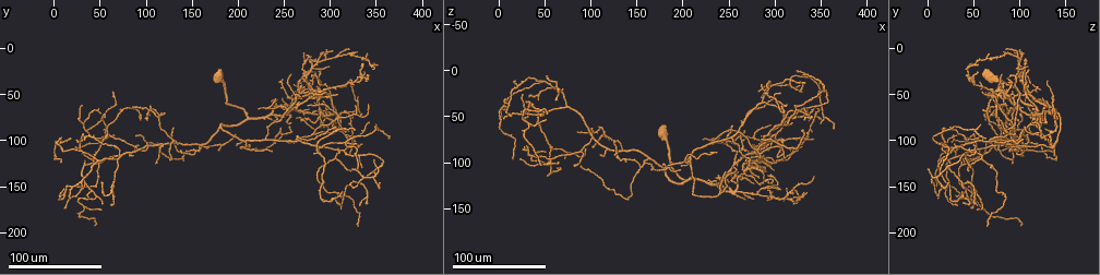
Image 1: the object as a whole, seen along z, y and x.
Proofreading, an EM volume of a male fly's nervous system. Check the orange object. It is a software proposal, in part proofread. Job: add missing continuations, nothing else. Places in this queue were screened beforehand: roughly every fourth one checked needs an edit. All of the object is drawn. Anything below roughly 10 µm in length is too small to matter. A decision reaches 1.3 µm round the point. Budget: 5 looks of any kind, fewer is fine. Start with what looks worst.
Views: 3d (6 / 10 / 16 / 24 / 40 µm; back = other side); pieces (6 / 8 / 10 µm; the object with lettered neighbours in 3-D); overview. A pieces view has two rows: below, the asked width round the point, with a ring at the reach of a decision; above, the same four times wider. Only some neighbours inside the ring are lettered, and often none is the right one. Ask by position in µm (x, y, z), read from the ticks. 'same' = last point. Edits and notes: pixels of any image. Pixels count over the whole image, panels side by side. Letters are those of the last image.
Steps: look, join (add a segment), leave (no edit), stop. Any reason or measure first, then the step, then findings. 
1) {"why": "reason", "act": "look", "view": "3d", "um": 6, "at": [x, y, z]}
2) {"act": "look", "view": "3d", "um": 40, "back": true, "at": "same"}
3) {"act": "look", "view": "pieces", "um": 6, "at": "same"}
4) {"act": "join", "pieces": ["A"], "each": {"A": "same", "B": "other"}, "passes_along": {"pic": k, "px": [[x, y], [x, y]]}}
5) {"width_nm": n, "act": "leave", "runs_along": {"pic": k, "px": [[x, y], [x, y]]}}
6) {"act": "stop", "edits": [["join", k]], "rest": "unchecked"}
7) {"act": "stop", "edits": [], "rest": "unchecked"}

{"why": "long arm stops here", "act": "look", "view": "3d", "um": 40, "at": [50, 72, 88]}

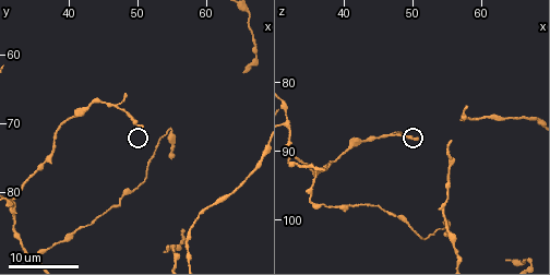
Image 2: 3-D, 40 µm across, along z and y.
{"why": "what lies round it", "act": "look", "view": "pieces", "um": 6, "at": [51.0, 70.0, 88.0]}

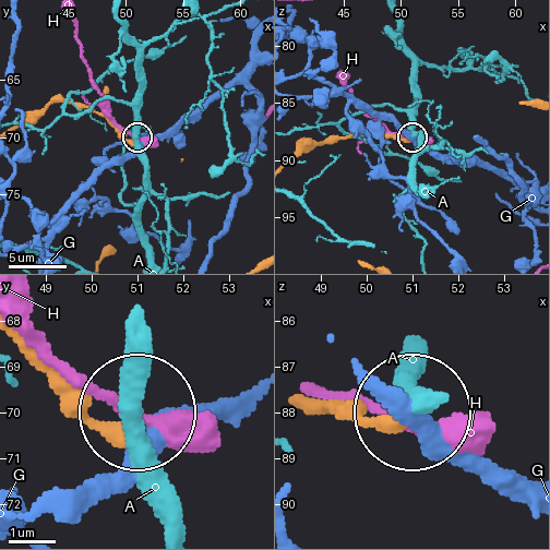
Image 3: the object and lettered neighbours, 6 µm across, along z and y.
{"act": "leave", "each": {"A": "other", "G": "other", "H": "other"}, "found": "no lettered segment goes on from it"}

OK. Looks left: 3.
{"why": "tapers out", "act": "look", "view": "3d", "um": 40, "at": [256, 28, 80]}

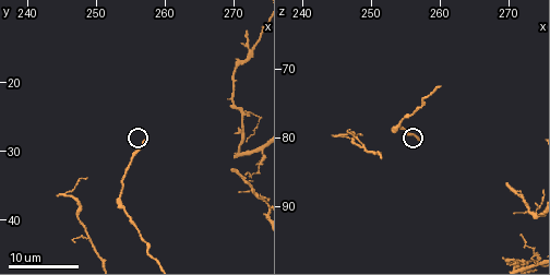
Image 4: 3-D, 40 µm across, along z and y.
{"why": "see the neighbours", "act": "look", "view": "pieces", "um": 6, "at": [257.0, 28.5, 80.5]}

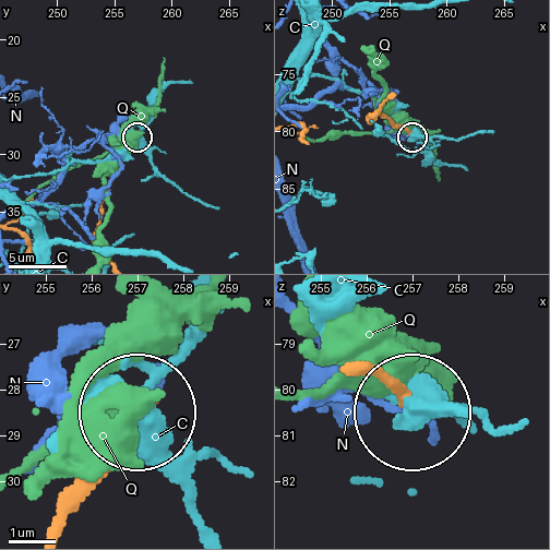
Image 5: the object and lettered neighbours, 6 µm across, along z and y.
{"width_nm": 160, "act": "leave", "each": {"C": "other", "N": "other", "Q": "other"}, "found": "no lettered segment goes on from it"}

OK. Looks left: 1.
{"act": "stop", "edits": [], "rest": "unchecked"}

